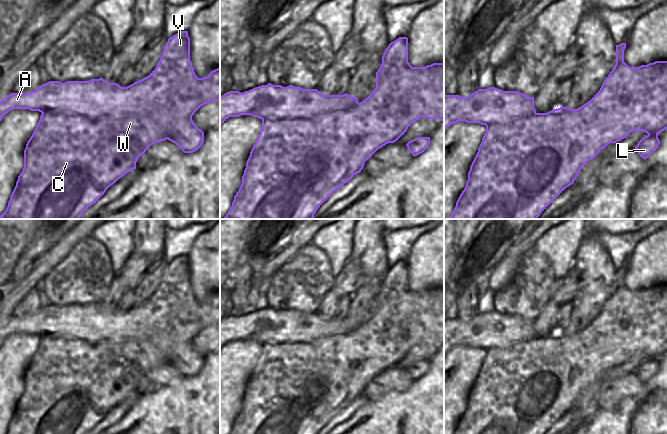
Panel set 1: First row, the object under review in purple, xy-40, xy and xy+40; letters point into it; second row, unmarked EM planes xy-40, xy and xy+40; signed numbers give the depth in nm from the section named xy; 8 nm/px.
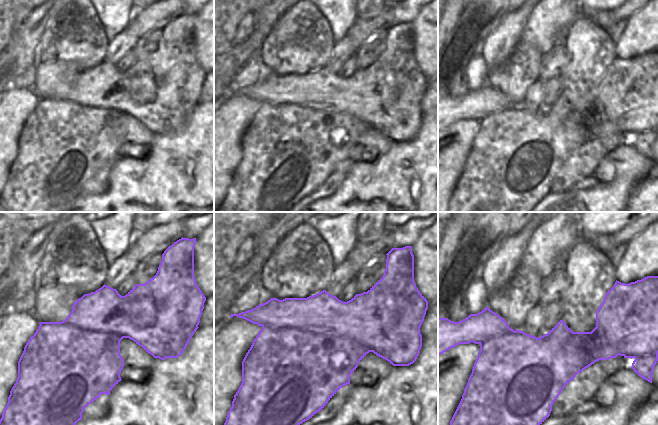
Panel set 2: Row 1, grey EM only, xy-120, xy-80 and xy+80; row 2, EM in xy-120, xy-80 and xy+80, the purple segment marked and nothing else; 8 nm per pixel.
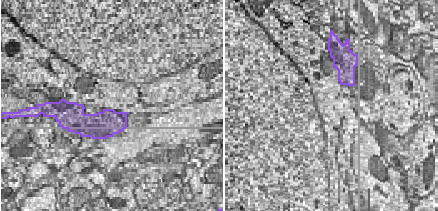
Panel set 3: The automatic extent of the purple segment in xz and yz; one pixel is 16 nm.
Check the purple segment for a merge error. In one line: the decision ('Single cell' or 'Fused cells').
Fused cells

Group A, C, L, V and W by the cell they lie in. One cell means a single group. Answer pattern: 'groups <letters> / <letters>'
groups A L V / C W

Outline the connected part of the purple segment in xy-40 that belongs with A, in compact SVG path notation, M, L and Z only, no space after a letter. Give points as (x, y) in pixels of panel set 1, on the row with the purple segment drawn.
M181 31L168 39L156 68L145 78L127 87L109 83L102 77L89 81L49 81L29 93L11 93L0 101L0 121L13 109L67 111L85 117L149 117L166 133L184 153L197 151L204 142L204 132L193 122L192 116L200 107L198 98L185 95L188 90L181 87L172 76L177 71L189 81L197 81L190 60L190 38L188 31Z

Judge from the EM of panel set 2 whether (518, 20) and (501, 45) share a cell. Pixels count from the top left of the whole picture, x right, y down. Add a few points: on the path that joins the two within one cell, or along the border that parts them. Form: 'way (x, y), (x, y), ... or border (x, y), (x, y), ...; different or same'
way (512, 26), (503, 39); same

